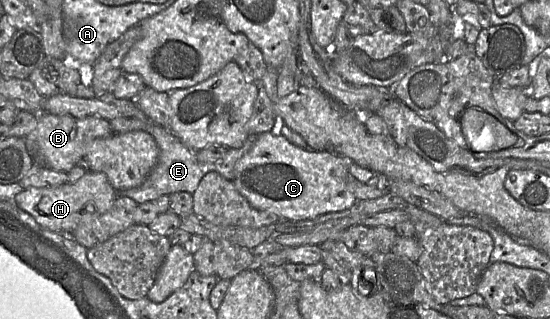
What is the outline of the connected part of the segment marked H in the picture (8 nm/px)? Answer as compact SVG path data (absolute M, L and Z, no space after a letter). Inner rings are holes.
M88 171L74 182L50 188L25 188L17 194L16 203L49 230L72 233L84 219L90 219L90 217L107 212L117 199L117 193L105 174Z

